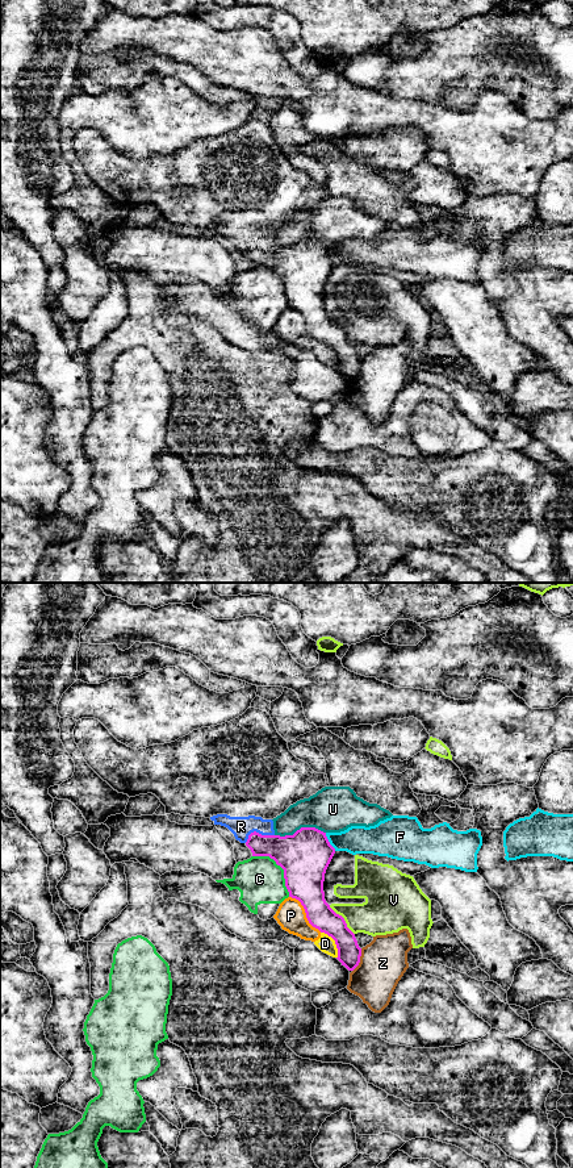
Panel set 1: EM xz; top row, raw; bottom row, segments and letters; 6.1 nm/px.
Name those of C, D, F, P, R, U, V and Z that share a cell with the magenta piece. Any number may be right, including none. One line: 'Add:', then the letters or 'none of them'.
Add: R

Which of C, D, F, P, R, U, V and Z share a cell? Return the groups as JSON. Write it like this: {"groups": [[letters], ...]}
{"groups": [["C"], ["D", "P"], ["F"], ["R"], ["U"], ["V"], ["Z"]]}

